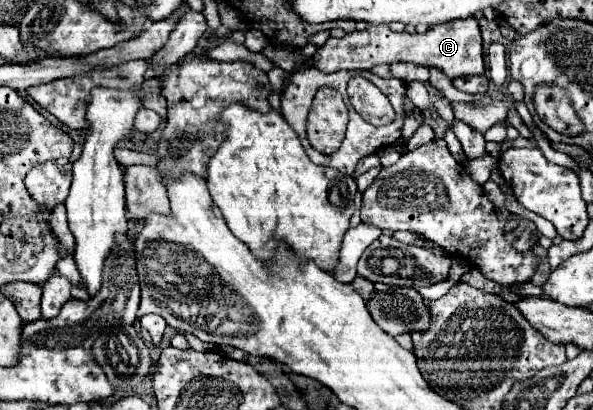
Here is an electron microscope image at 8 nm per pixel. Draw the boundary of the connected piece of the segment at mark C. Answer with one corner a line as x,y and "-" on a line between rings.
475,18
453,20
449,24
431,26
425,34
407,34
391,32
389,26
369,26
367,30
347,32
343,38
329,38
313,56
313,64
323,72
337,70
369,70
375,64
393,64
393,62
417,62
423,66
435,66
449,80
461,76
483,74
483,48
481,32

